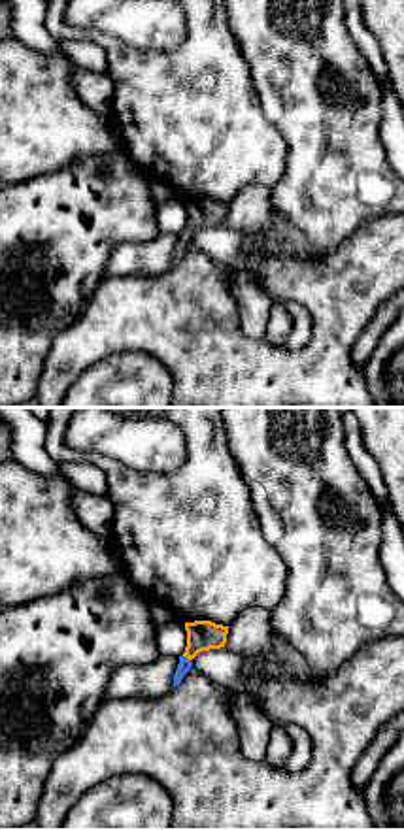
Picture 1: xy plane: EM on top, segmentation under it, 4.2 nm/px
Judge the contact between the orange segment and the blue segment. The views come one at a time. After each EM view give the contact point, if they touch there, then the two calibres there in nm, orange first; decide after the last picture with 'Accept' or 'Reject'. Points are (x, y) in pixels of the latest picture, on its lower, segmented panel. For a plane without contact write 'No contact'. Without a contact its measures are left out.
Touches orange at (185, 655). Thickness 130 nm (orange) against 60 nm

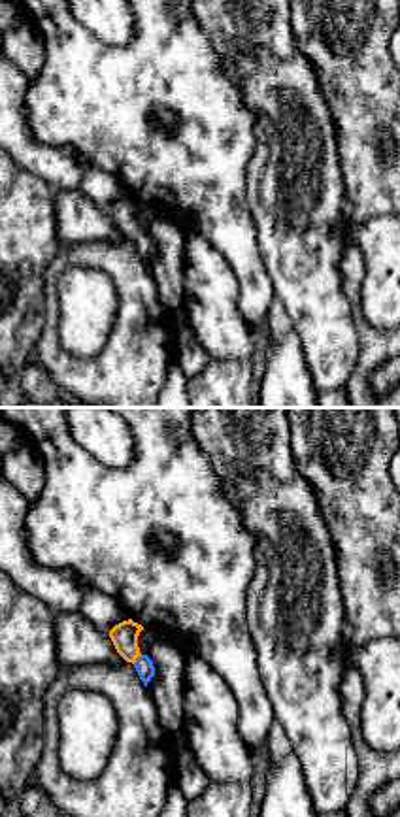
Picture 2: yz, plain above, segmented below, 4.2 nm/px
Touches orange at (136, 657). Thickness 110 nm (orange) against 80 nm

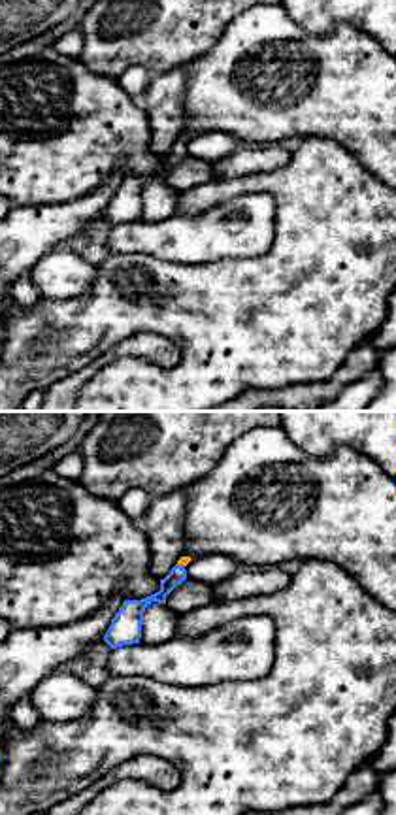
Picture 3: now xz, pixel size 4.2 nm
Touches orange at (181, 565). Thickness 50 nm (orange) against 80 nm

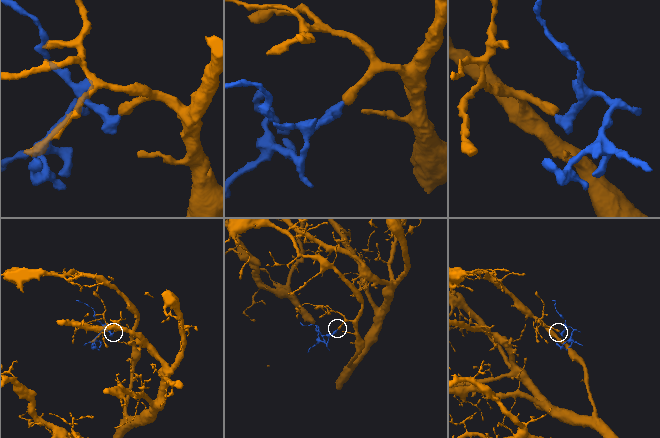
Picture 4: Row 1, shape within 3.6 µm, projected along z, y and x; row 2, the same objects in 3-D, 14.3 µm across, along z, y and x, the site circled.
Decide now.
Accept

